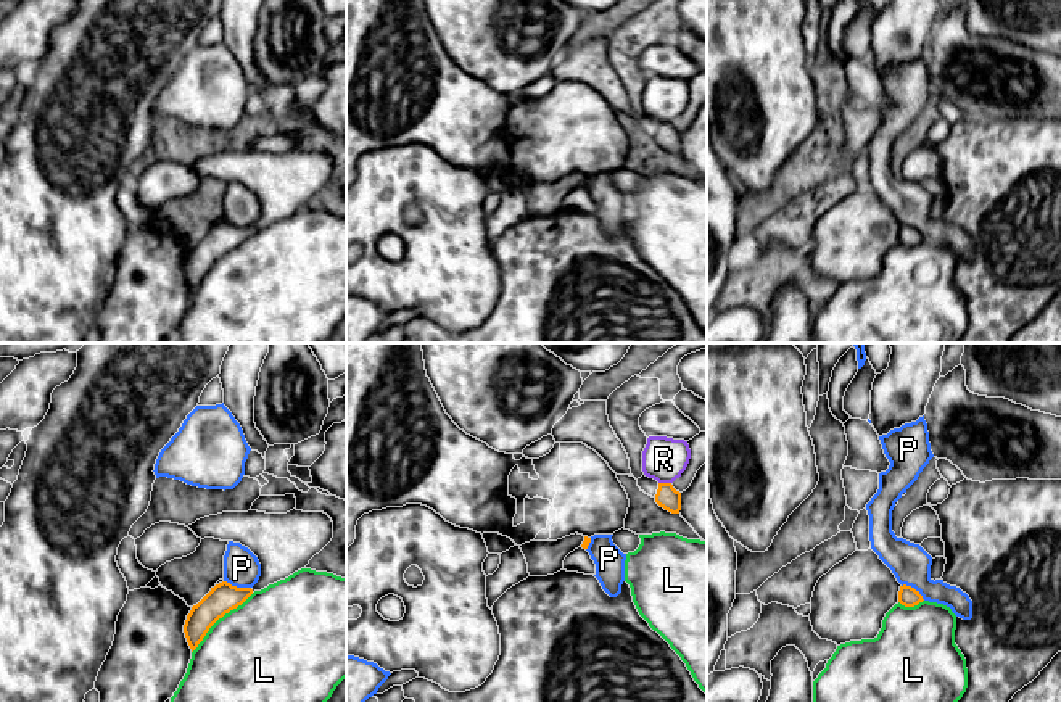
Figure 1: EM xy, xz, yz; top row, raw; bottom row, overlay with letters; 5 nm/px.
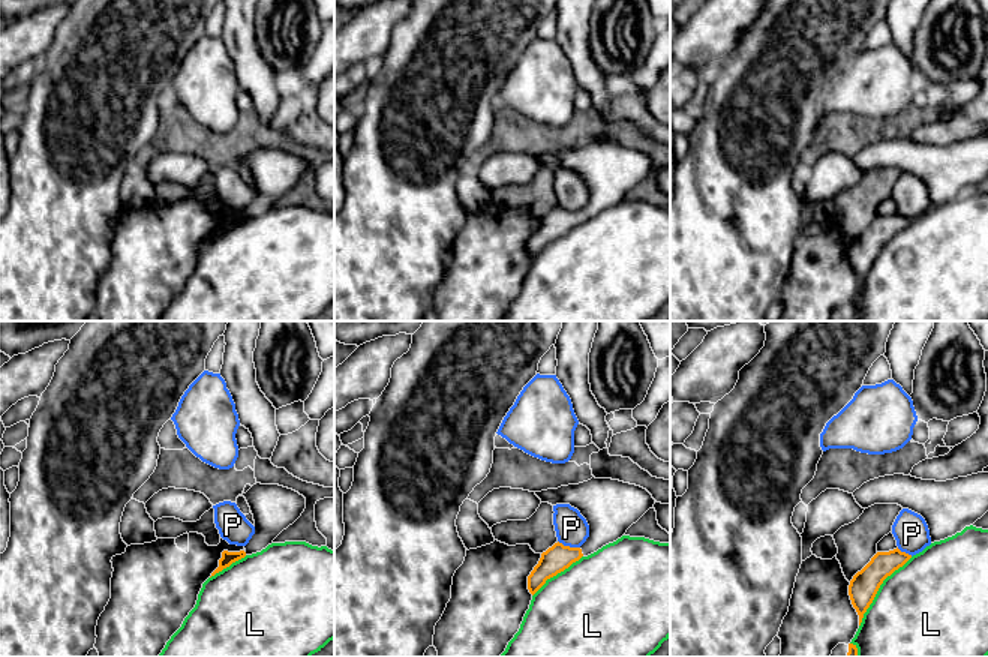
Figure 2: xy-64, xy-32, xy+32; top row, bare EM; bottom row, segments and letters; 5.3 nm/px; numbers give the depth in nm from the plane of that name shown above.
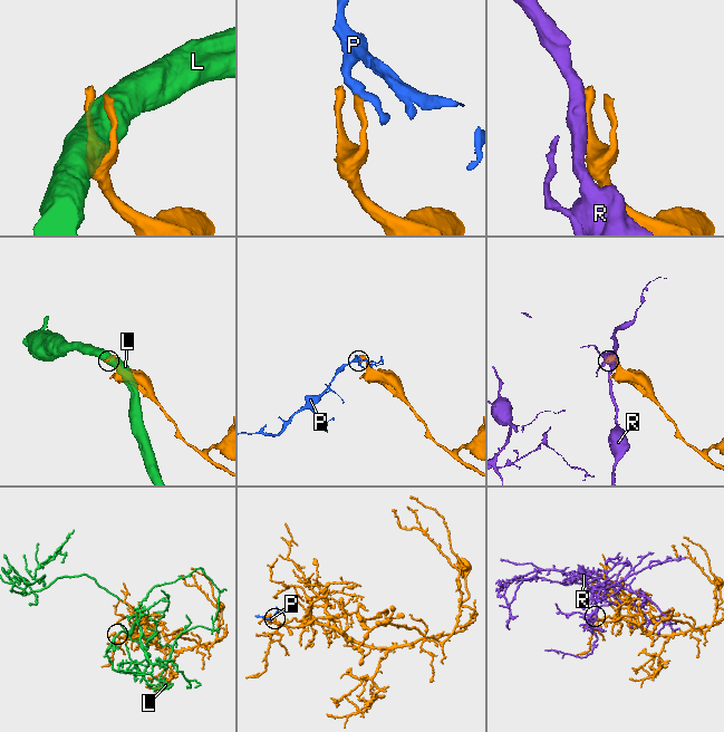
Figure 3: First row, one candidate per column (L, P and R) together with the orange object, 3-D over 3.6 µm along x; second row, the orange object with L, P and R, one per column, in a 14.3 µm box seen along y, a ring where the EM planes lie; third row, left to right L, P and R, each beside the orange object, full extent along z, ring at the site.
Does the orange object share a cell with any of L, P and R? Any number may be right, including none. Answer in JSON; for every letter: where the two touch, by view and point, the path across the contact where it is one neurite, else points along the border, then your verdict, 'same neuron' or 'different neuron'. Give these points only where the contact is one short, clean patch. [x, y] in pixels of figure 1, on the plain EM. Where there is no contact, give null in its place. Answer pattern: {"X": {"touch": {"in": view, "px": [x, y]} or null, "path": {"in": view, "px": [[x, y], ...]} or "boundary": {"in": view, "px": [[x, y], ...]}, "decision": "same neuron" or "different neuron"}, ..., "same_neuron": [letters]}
{"L": {"touch": {"in": "xy", "px": [219, 256]}, "decision": "different neuron"}, "P": {"touch": {"in": "xy", "px": [235, 226]}, "boundary": {"in": "xy", "px": [[224, 219], [250, 227]]}, "decision": "different neuron"}, "R": {"touch": {"in": "xz", "px": [665, 123]}, "decision": "different neuron"}, "same_neuron": []}

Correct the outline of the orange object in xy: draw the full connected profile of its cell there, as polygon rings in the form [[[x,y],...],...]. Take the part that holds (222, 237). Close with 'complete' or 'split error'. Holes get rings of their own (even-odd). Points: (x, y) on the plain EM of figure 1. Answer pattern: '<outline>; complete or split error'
[[[227,221],[211,227],[211,230],[192,246],[184,264],[184,272],[192,291],[219,258],[242,245],[251,233],[251,227],[237,227]]]; complete

